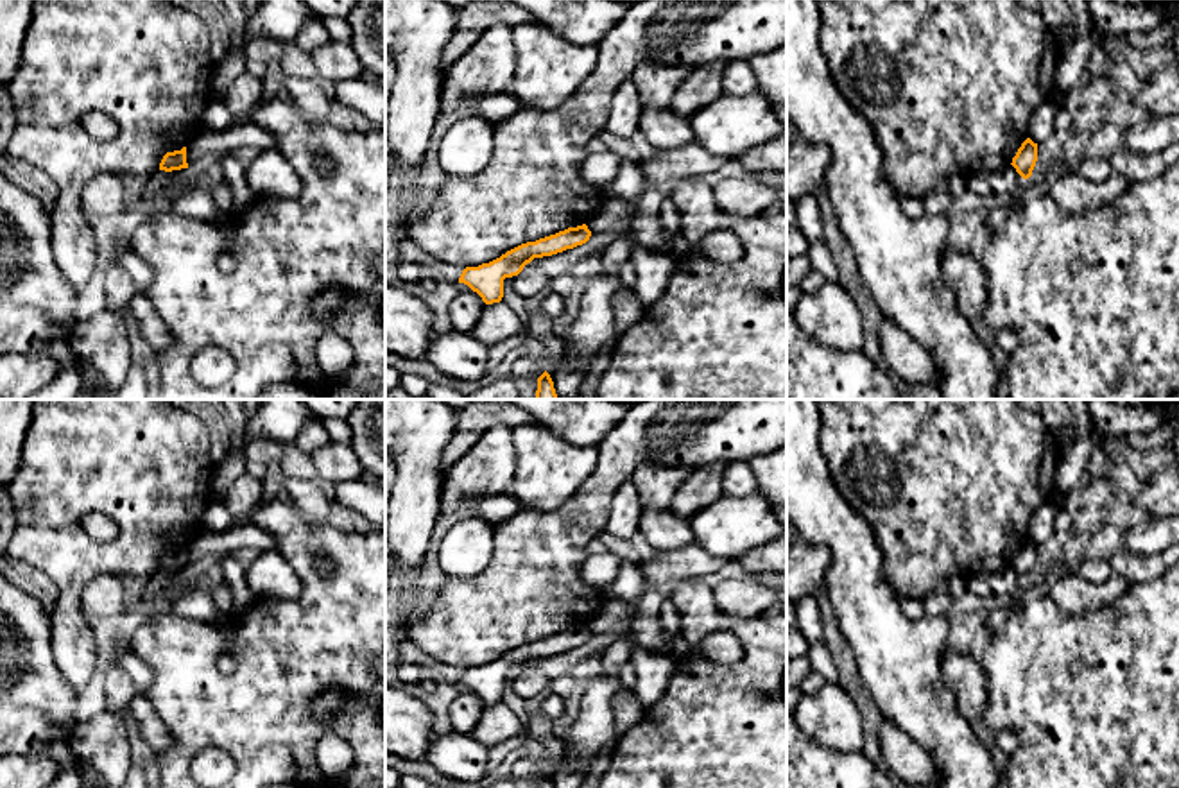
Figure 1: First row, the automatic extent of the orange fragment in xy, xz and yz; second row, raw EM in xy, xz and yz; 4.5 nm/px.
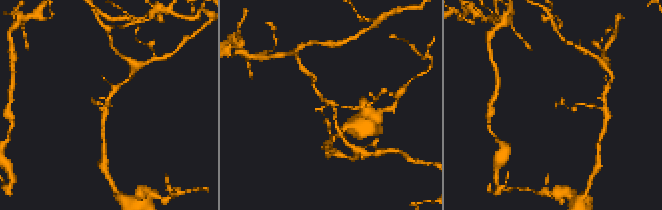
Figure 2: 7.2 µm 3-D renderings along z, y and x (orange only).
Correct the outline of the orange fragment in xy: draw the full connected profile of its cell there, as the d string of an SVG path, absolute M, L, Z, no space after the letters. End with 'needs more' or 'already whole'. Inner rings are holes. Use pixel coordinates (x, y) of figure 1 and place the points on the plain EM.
M186 548L181 552L167 553L159 564L159 571L172 573L172 571L181 571L188 570L186 564Z; already whole

